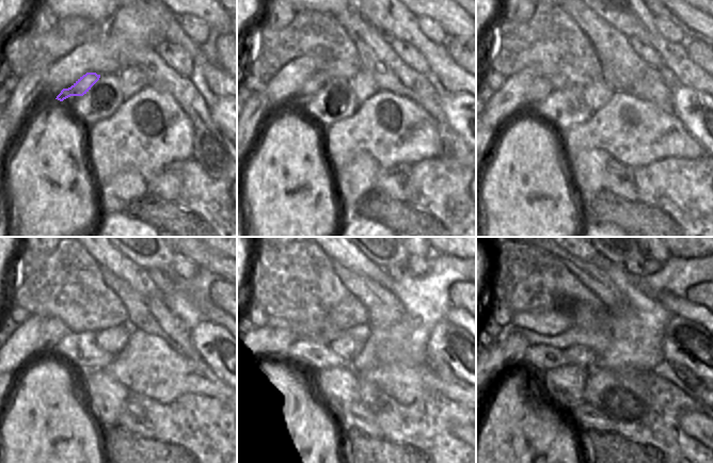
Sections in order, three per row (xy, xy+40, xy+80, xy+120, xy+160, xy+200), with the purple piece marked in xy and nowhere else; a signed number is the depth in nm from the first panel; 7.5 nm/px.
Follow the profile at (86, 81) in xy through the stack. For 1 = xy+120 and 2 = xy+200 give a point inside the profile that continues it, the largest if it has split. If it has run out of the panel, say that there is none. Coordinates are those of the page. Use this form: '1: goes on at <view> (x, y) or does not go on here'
1: goes on at xy+120 (52, 332)
2: goes on at xy+200 (507, 352)

